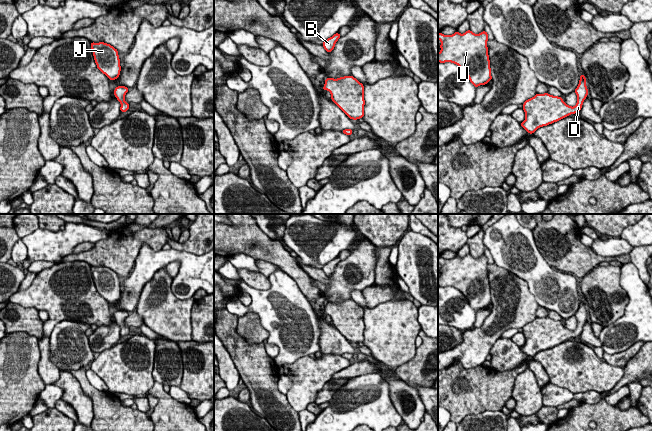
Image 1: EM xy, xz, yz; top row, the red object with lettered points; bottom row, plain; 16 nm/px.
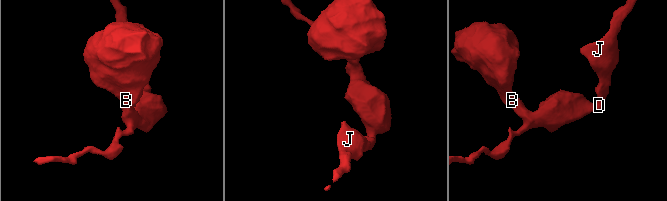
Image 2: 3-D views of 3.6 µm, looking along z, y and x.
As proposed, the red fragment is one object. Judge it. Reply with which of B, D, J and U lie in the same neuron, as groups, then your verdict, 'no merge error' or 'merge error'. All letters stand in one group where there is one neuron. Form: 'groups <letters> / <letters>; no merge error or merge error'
groups B D J U; no merge error

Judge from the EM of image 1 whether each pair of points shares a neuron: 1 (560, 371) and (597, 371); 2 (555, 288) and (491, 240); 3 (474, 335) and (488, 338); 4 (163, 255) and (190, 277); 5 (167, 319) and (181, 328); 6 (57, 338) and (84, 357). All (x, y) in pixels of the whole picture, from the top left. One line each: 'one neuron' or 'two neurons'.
1: one neuron
2: one neuron
3: one neuron
4: one neuron
5: one neuron
6: one neuron

